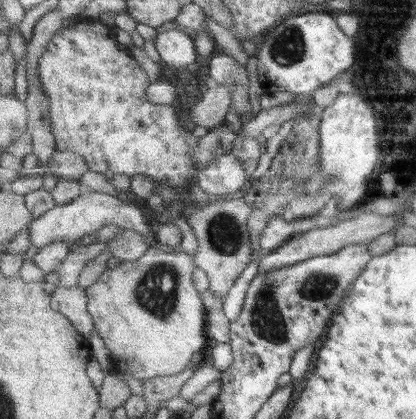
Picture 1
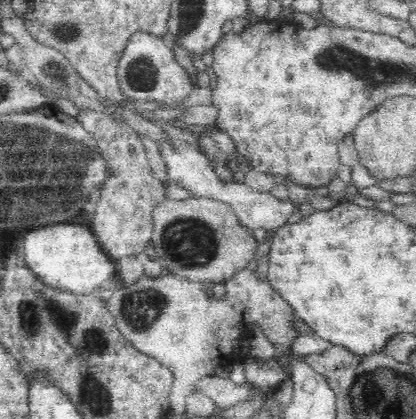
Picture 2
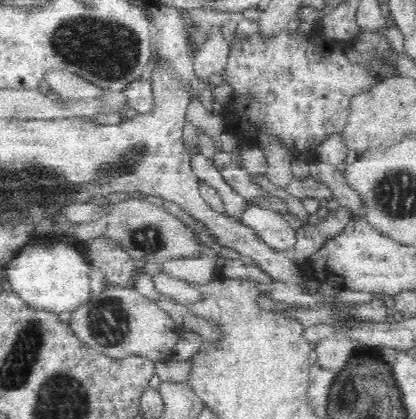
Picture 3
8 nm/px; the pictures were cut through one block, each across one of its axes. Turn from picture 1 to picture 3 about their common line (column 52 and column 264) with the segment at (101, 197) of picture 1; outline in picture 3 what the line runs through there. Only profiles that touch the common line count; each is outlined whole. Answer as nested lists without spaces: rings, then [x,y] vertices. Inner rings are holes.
[[[248,204],[240,222],[253,228],[257,237],[275,251],[293,254],[297,242],[296,229],[281,214]]]

